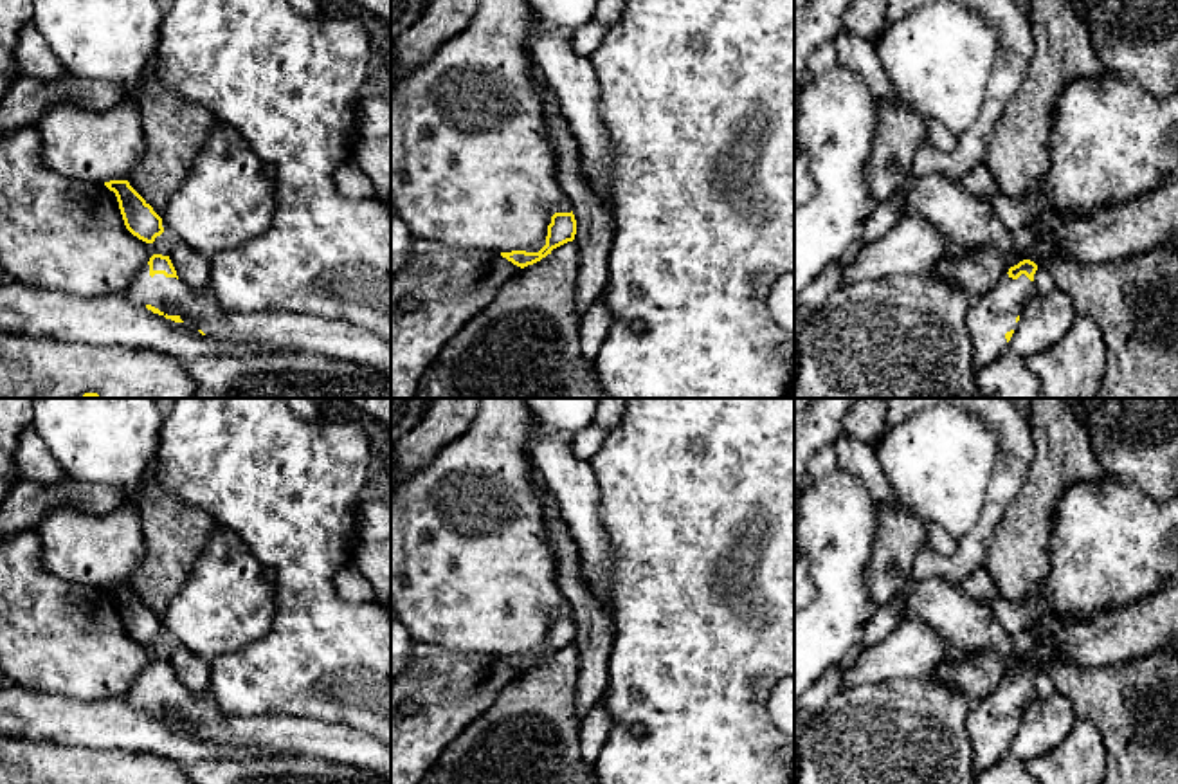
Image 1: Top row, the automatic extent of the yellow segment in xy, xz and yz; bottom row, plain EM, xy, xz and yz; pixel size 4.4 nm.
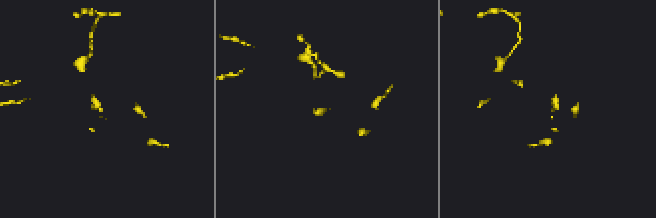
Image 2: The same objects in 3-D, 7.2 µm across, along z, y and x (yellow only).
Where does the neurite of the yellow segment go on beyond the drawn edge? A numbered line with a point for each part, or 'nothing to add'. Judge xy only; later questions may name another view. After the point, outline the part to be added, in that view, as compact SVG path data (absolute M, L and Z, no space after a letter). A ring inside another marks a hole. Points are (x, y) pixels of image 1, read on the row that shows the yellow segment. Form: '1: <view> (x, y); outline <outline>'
1: xy (274, 330); outline M148 263L124 296L139 306L178 315L222 342L252 342L267 351L331 357L391 373L391 344L348 321L281 310L231 312L214 296L198 294L177 278L151 278Z

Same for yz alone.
1: yz (993, 314); outline M1003 274L991 290L971 301L965 312L965 326L976 371L987 368L1009 350L1005 333L1016 328L1016 317L1034 294L1036 285L1025 274L1018 279Z

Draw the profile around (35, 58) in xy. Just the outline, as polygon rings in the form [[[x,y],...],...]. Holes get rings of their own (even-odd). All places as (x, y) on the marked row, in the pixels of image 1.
[[[32,20],[20,31],[16,43],[16,63],[20,74],[38,77],[47,83],[58,83],[65,72],[49,49],[45,38],[34,27]]]

